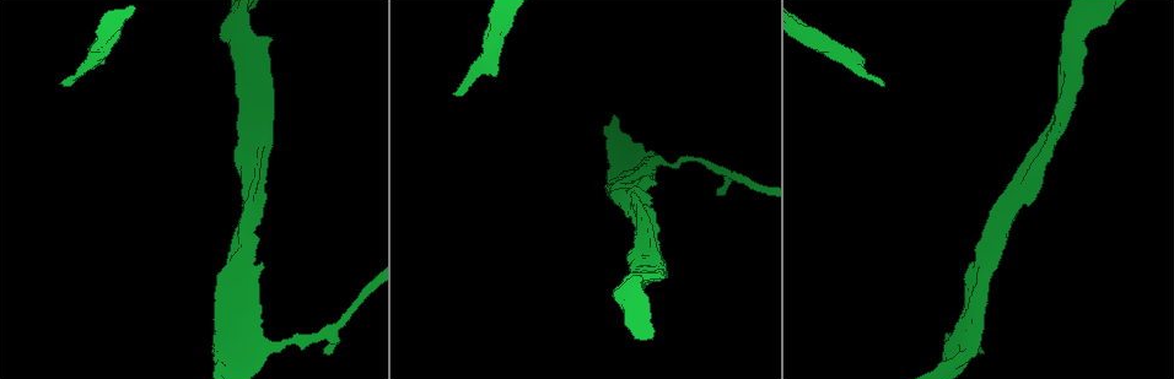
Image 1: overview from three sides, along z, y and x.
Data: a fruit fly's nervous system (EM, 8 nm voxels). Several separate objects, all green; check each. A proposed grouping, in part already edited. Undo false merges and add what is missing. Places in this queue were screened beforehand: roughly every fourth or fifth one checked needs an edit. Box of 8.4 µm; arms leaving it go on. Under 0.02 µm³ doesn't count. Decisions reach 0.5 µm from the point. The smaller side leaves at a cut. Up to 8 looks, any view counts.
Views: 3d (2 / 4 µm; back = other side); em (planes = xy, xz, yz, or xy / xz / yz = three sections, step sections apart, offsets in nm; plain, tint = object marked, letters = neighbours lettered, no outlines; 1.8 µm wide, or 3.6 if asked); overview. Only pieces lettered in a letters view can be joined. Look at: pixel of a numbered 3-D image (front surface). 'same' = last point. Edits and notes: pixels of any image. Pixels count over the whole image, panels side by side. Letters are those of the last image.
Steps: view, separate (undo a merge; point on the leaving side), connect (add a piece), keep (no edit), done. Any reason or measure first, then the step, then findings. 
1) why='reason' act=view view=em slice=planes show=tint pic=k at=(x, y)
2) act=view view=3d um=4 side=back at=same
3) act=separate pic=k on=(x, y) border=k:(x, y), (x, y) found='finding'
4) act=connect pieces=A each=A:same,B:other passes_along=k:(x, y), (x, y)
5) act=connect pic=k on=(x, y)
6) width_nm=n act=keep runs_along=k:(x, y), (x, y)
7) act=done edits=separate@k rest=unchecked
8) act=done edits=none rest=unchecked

why='an open end' act=view view=3d um=2 pic=1 at=(64, 83)

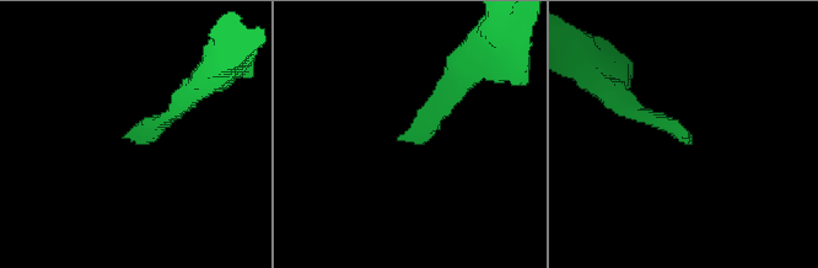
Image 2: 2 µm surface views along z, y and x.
act=view view=em slice=xy step=16 show=letters pic=2 at=(133, 140)

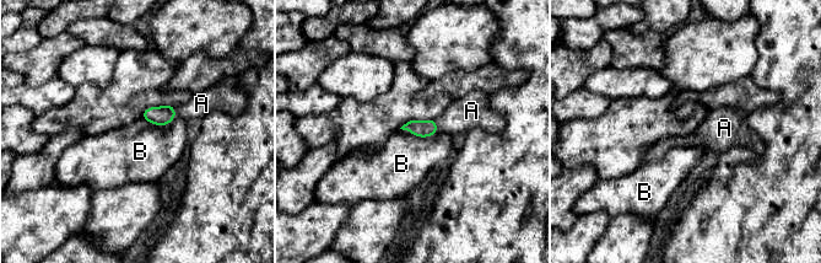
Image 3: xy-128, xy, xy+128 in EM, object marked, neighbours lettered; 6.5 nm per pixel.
longest_contact=B:220nm act=connect pieces=A each=A:same,B:other passes_along=3:(420, 128), (436, 125), (468, 112) found='it goes on there'

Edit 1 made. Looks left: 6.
why='branch point' act=view view=3d um=2 pic=1 at=(1070, 62)

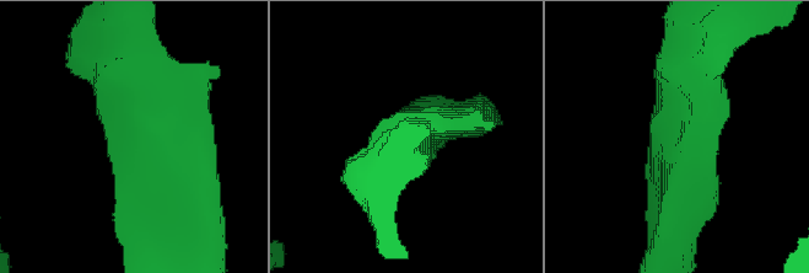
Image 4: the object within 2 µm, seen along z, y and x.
act=view view=em um=3.6 slice=planes show=plain pic=4 at=(687, 146)

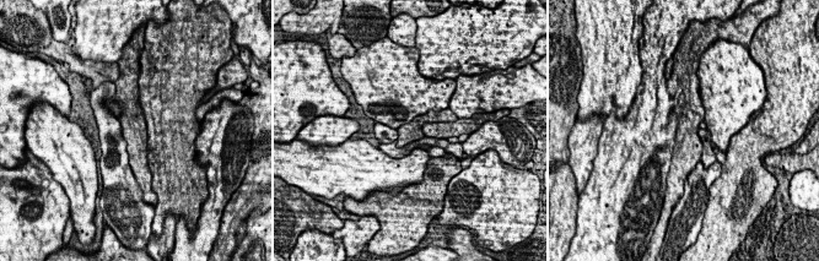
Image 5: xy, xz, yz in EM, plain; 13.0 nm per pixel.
act=view view=em um=3.6 slice=planes show=letters at=same

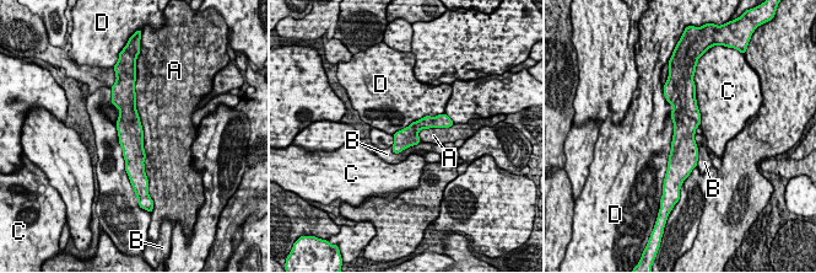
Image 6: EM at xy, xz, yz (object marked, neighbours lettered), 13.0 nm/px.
act=keep each=A:other,B:other,C:other,D:other runs_along=6:(130, 100), (133, 171) found='one cell here'

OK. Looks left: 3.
why='arms part here' act=view view=em um=3.6 slice=planes show=letters pic=1 at=(240, 260)

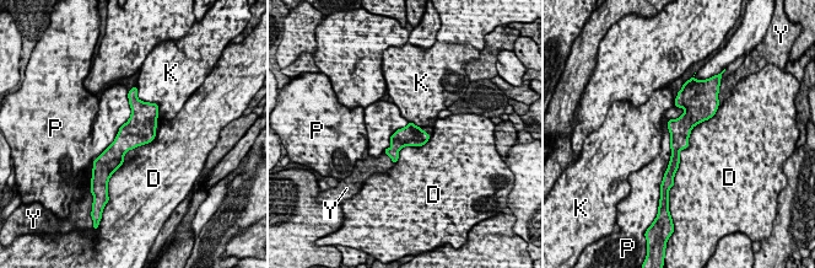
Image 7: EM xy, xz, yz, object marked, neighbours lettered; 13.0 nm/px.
act=keep each=D:other,K:other,P:other,Y:other border=7:(716, 113), (692, 128), (673, 178) found='continuous, no second cell'

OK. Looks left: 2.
act=done edits=connect@3 rest=unchecked

